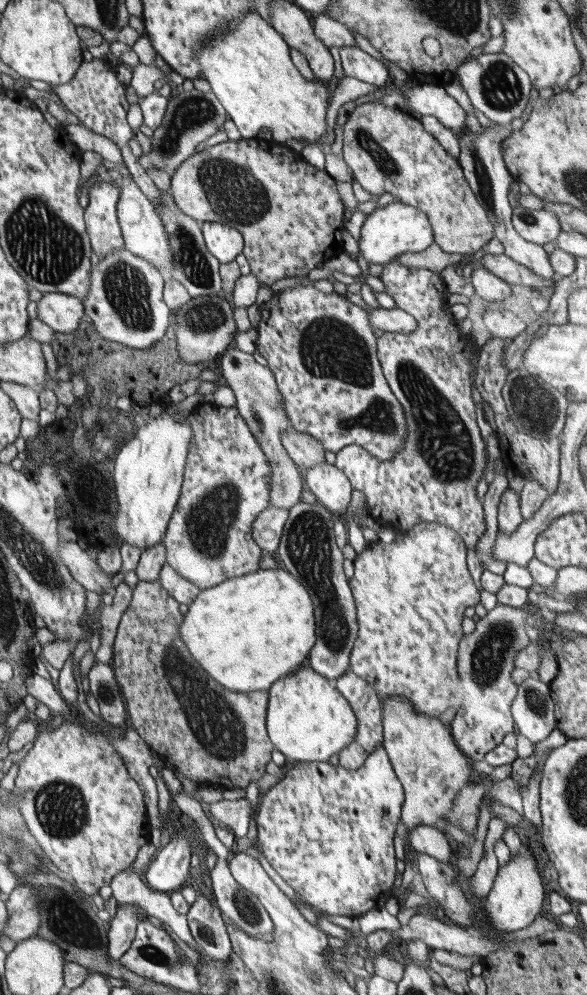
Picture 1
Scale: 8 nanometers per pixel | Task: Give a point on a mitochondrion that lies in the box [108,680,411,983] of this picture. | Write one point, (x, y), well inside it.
(151, 953)

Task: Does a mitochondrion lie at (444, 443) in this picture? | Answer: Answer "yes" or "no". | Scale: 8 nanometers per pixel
yes

